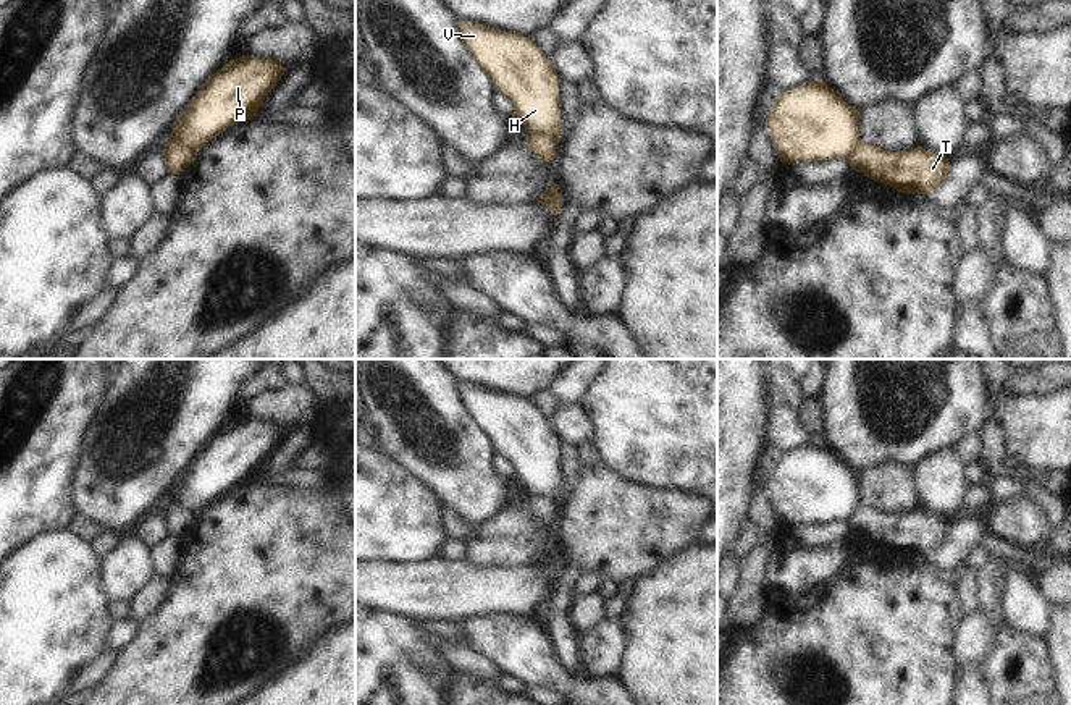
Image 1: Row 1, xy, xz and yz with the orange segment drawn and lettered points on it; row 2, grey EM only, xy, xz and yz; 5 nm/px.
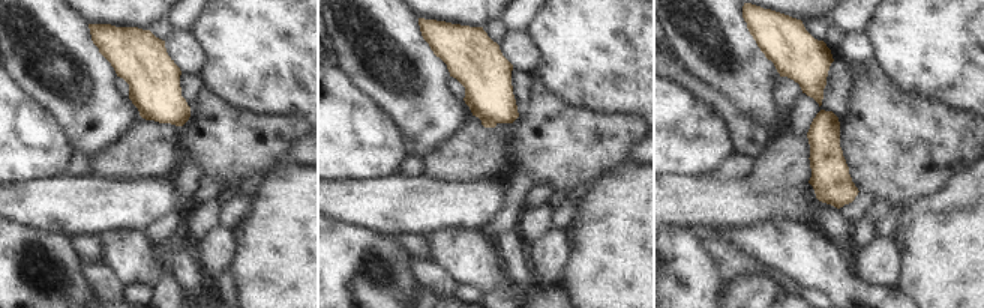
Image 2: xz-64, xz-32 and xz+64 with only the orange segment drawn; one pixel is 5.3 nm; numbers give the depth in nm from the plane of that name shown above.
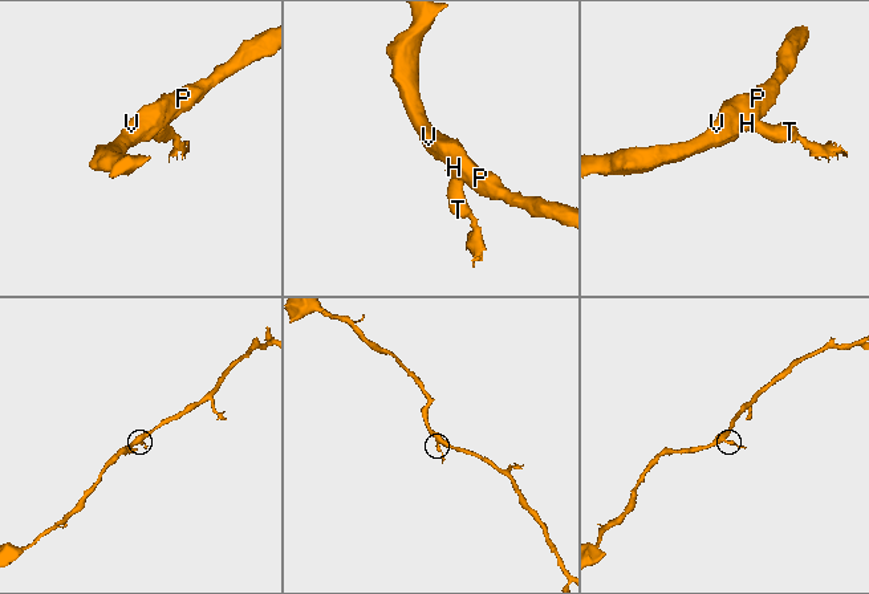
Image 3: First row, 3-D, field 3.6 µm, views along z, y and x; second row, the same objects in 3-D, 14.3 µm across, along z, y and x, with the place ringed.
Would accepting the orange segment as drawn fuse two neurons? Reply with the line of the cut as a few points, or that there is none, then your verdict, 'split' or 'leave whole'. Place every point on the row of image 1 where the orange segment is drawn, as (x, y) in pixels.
xz (527, 133), (545, 133), (558, 141) | split

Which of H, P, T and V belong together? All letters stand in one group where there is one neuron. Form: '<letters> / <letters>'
H P V / T

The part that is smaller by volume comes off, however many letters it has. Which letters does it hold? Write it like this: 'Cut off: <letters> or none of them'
Cut off: T

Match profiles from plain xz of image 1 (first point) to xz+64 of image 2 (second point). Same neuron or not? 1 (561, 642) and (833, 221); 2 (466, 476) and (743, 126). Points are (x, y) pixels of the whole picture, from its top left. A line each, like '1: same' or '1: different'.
1: same
2: different

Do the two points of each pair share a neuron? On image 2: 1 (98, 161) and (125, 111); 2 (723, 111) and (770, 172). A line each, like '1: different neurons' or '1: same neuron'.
1: different neurons
2: different neurons

